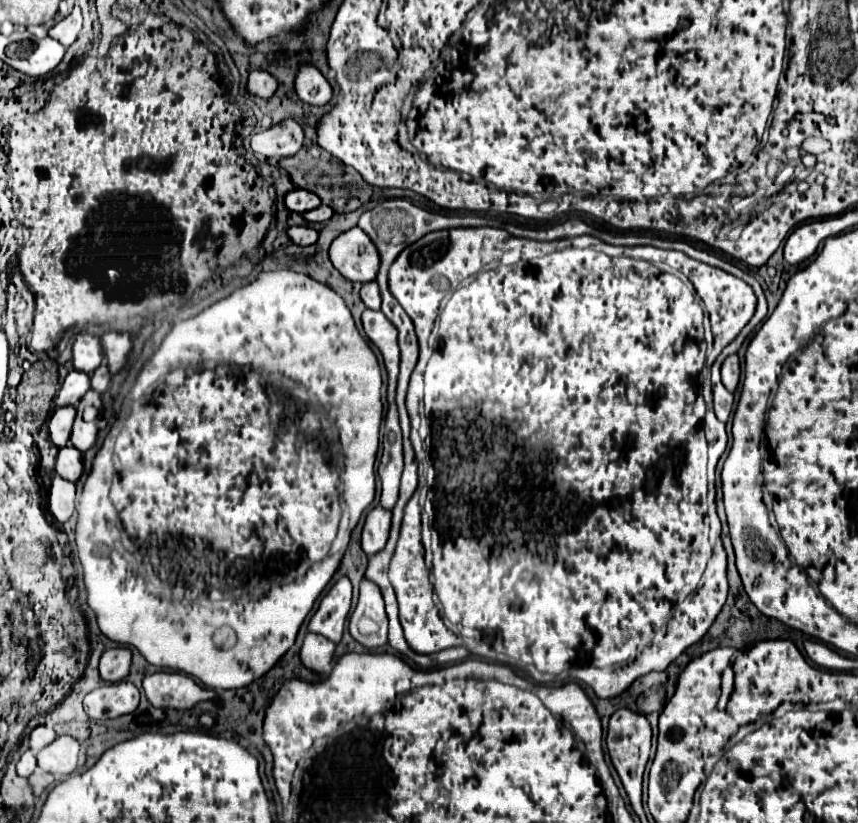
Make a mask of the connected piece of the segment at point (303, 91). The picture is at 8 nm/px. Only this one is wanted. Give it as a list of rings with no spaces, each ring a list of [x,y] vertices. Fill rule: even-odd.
[[[305,65],[299,69],[297,79],[295,79],[295,89],[301,101],[323,107],[333,99],[333,89],[327,83],[327,79],[311,65]]]

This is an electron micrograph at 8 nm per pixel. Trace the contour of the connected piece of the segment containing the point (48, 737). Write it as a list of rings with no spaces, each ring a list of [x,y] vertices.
[[[47,725],[35,727],[35,729],[31,731],[31,735],[29,735],[31,751],[41,751],[41,749],[47,747],[55,737],[57,737],[57,733],[55,733],[51,727],[47,727]]]

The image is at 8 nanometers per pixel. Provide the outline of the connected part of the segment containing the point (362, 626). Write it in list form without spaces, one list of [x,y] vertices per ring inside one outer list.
[[[361,579],[359,601],[349,619],[351,637],[363,647],[375,649],[387,643],[387,615],[383,607],[383,597],[377,585],[369,579]]]

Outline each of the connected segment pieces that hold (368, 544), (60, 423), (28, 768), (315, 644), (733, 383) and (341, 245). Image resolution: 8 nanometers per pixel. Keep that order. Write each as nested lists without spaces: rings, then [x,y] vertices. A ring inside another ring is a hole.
[[[381,505],[373,507],[367,513],[361,539],[361,547],[367,555],[373,555],[373,551],[381,551],[381,547],[385,547],[385,541],[389,537],[389,523],[391,523],[391,511],[383,509]]]
[[[57,407],[49,419],[49,433],[51,433],[51,441],[57,447],[65,447],[73,429],[73,421],[75,421],[77,411],[73,407]]]
[[[25,751],[25,753],[21,755],[19,763],[17,763],[17,773],[19,773],[21,777],[31,777],[33,771],[35,771],[35,767],[37,767],[35,755],[33,755],[31,751]]]
[[[307,633],[301,647],[301,661],[315,673],[327,673],[331,669],[331,657],[335,643],[317,633]]]
[[[729,355],[725,361],[723,361],[723,367],[721,367],[721,381],[723,385],[733,393],[739,385],[739,359],[737,355]]]
[[[359,227],[341,233],[329,249],[333,267],[349,281],[367,283],[377,277],[381,259],[371,239]]]

